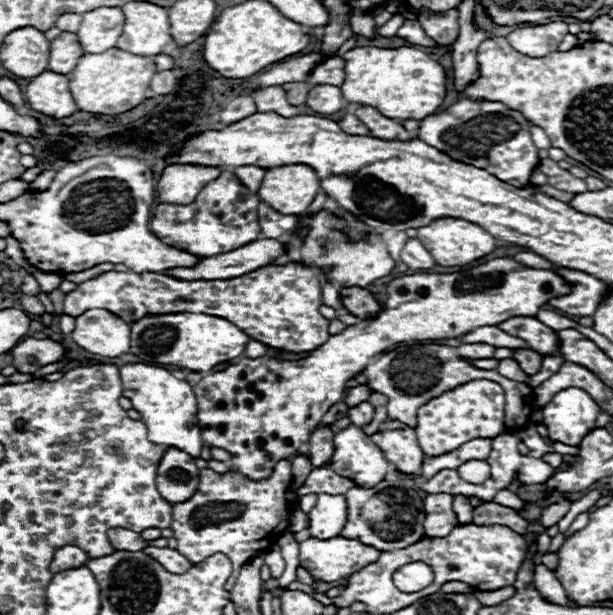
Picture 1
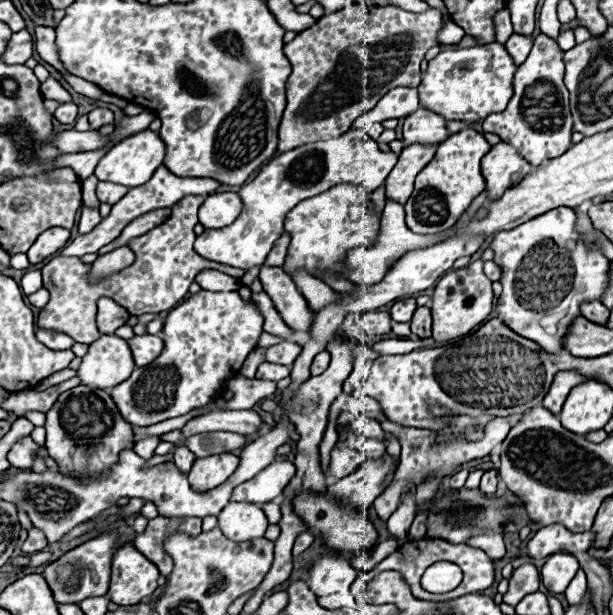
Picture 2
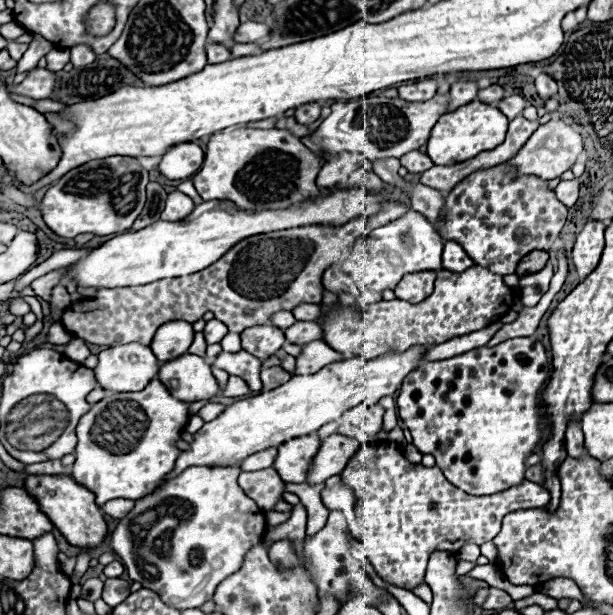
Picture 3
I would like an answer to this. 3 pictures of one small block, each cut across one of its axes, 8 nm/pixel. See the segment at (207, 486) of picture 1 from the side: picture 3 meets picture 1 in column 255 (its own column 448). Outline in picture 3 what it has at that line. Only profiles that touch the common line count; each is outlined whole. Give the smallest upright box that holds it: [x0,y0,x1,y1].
[342,442,550,590]

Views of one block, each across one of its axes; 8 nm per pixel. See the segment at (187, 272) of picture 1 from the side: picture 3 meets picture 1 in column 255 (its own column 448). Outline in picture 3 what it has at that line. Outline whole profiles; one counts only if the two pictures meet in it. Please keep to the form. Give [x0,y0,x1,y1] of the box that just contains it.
[442,240,474,272]

